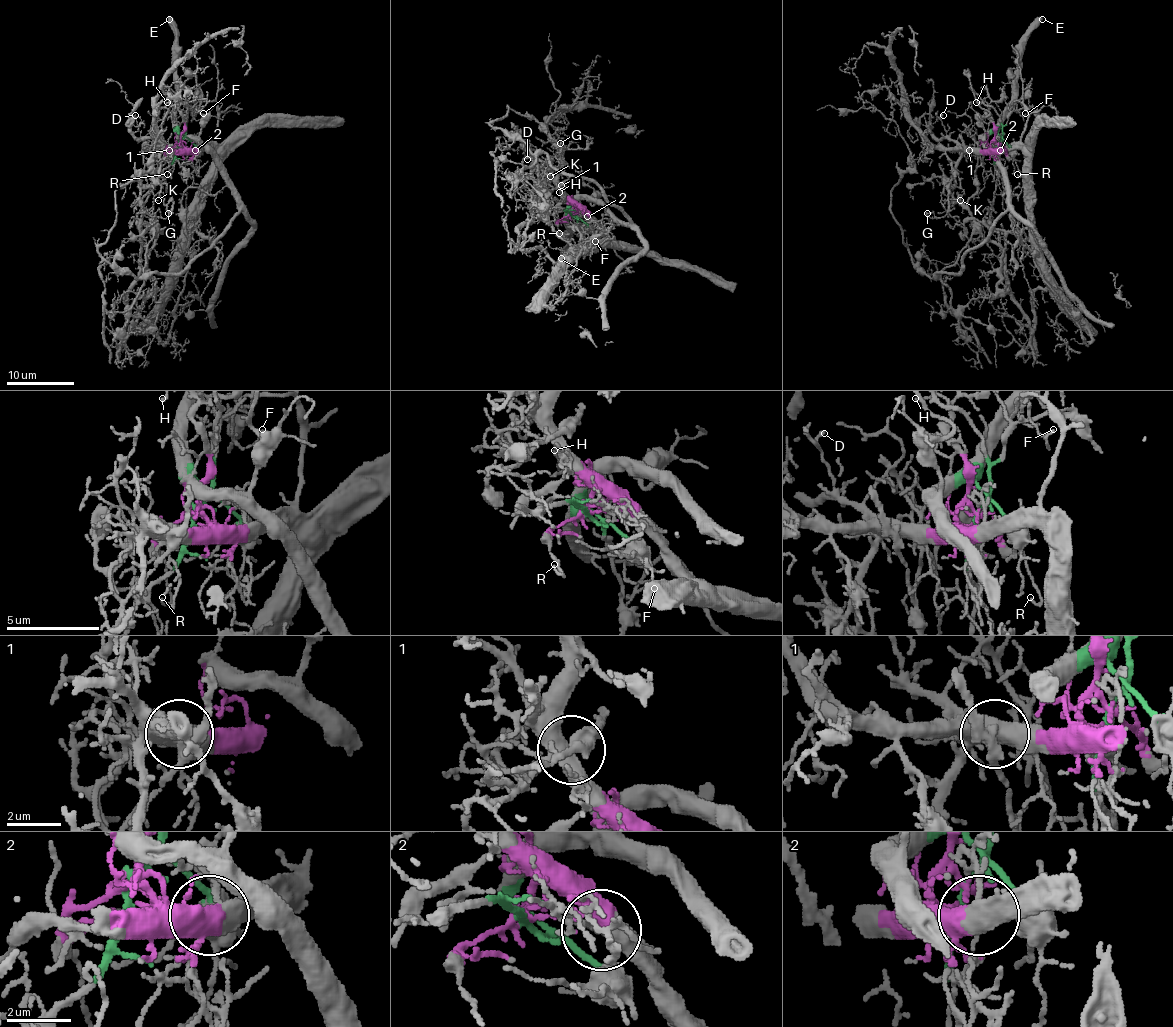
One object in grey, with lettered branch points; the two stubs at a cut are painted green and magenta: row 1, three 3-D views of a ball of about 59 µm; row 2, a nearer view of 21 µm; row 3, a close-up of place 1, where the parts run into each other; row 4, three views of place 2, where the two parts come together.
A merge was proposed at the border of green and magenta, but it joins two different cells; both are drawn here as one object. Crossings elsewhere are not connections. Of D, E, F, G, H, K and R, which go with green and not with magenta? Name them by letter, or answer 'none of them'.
E

